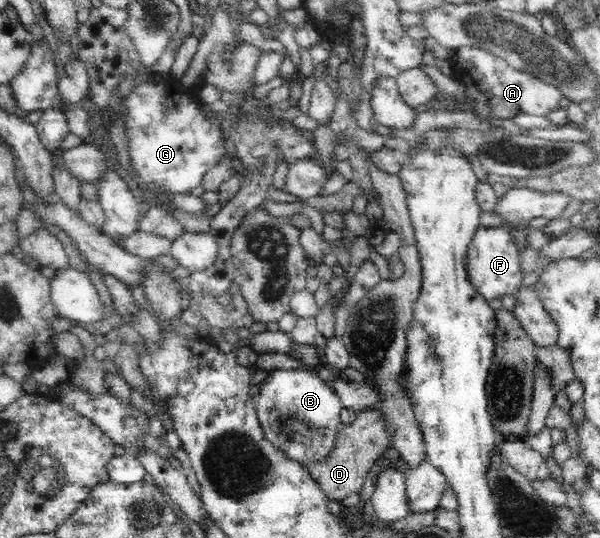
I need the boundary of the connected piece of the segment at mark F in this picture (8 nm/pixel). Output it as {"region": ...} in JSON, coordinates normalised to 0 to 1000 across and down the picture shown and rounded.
{"region":[[[800,420],[785,448],[780,452],[773,474],[773,504],[792,541],[815,556],[833,556],[842,548],[860,548],[870,535],[872,502],[867,491],[865,457],[858,454],[858,442],[845,422],[807,422]]]}

